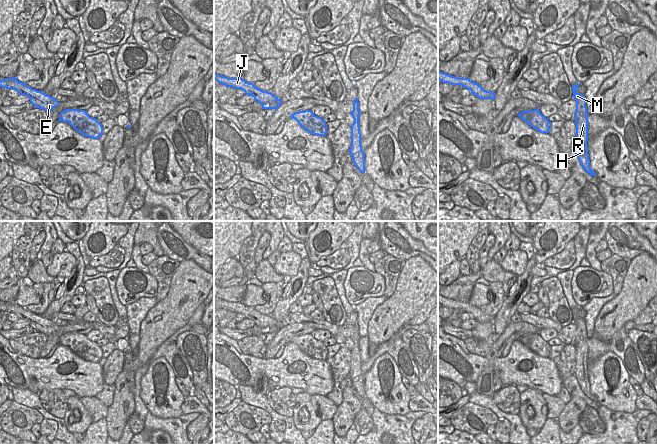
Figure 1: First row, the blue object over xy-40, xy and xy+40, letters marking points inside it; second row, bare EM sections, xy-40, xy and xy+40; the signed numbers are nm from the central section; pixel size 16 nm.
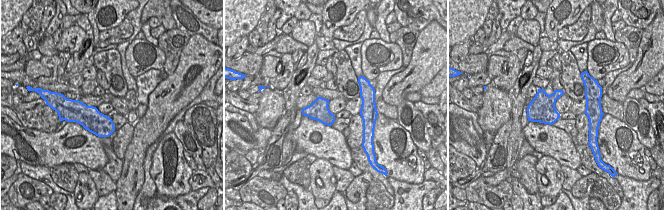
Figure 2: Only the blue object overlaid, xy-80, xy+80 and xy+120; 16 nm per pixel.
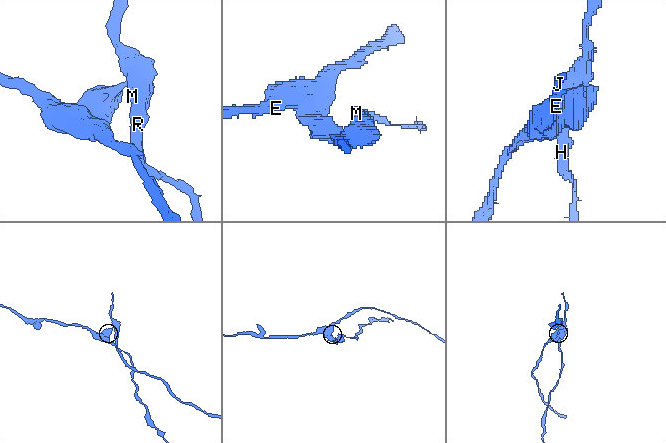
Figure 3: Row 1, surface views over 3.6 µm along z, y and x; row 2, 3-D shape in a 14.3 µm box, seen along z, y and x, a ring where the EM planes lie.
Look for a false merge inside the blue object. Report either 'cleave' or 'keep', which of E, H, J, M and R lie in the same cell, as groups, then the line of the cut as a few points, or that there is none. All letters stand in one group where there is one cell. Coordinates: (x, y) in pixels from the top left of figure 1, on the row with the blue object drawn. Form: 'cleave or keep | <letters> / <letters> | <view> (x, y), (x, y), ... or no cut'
cleave | E J / H M R | xy+40 (538, 110), (531, 112), (531, 118), (527, 122)

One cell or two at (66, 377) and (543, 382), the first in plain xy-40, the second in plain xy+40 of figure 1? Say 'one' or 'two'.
one

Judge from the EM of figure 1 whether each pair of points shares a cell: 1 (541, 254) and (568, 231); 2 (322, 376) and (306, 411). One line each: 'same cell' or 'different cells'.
1: same cell
2: different cells

